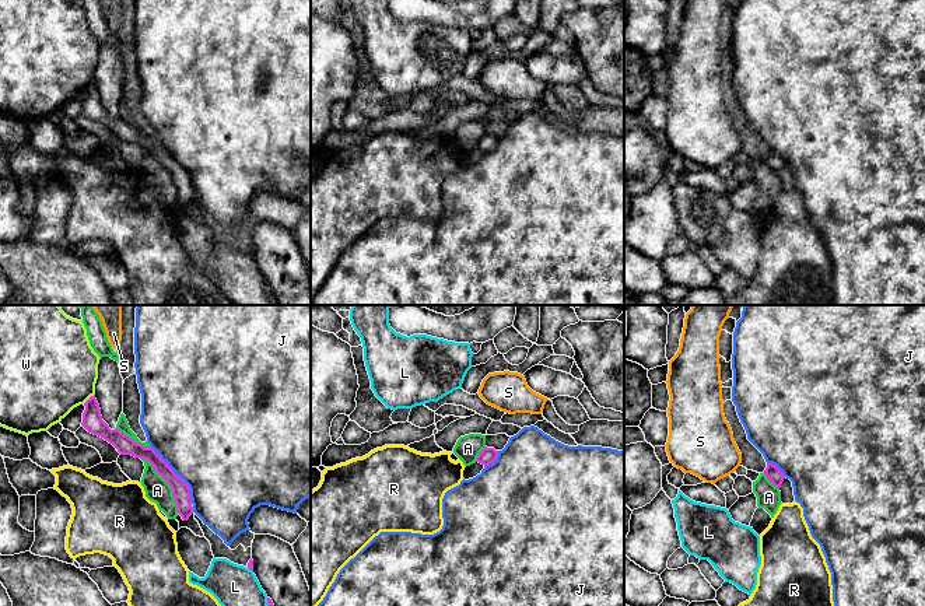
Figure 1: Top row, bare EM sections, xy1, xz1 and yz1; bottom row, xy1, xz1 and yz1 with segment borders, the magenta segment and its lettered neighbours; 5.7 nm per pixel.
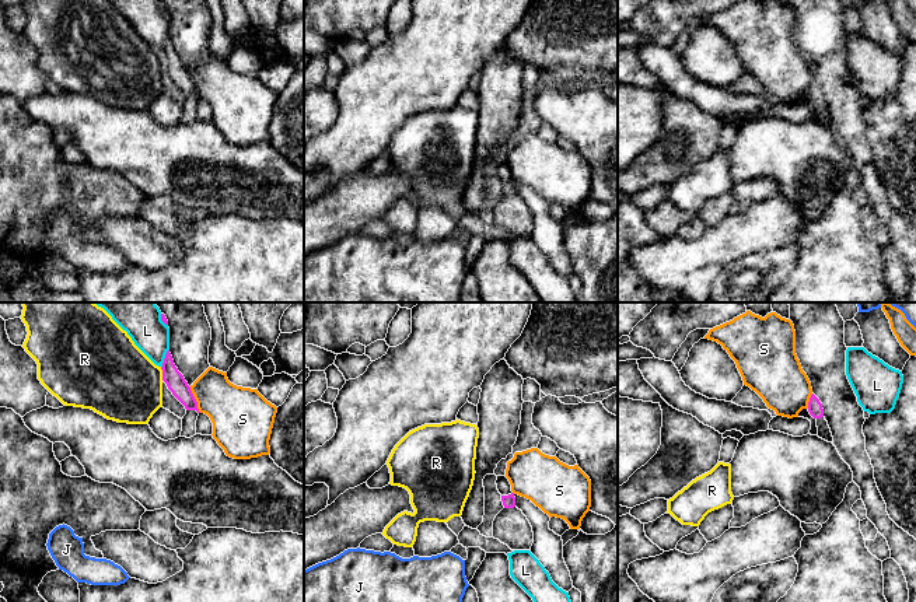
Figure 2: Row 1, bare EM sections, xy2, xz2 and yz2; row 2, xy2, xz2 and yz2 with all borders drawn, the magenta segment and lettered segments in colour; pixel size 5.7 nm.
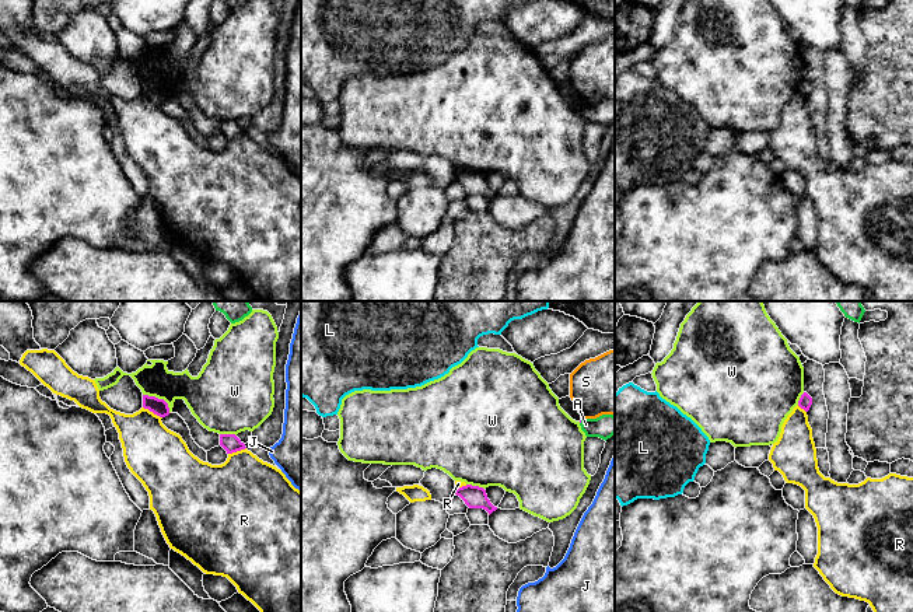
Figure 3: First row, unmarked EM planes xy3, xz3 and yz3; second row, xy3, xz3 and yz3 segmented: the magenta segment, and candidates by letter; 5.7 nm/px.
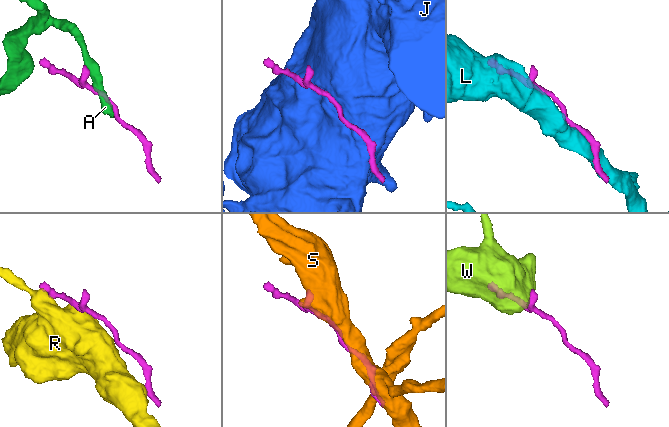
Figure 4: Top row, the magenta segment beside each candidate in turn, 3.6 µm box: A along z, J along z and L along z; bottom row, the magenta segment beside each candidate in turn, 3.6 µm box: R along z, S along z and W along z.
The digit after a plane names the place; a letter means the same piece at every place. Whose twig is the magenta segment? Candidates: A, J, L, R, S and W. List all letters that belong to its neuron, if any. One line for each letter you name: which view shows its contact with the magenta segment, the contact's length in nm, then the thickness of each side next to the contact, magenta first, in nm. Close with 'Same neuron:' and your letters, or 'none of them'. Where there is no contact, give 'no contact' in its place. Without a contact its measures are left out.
Same neuron: none of them

